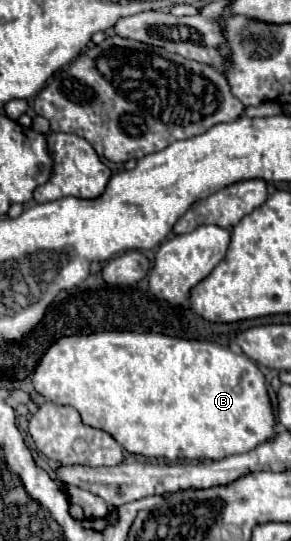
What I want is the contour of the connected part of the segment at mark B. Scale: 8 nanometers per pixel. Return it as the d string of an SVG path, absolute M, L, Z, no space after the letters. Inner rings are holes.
M103 331L99 335L75 335L71 339L59 339L59 343L53 343L47 349L47 355L43 355L39 367L33 375L35 389L47 399L57 405L71 405L81 413L83 423L107 431L123 449L135 455L143 455L147 459L167 459L169 463L175 463L179 459L195 461L195 459L223 459L235 453L247 453L255 449L259 443L265 443L267 439L275 437L275 415L271 397L267 393L267 383L259 367L247 359L247 355L237 355L229 347L209 341L189 341L179 337L169 337L161 333L137 333L137 331Z

